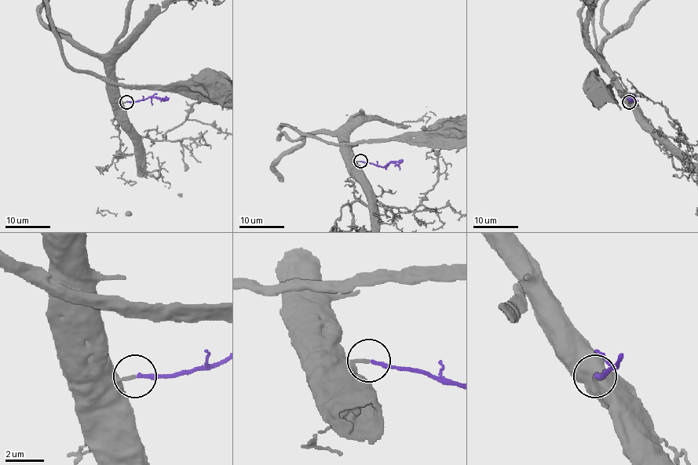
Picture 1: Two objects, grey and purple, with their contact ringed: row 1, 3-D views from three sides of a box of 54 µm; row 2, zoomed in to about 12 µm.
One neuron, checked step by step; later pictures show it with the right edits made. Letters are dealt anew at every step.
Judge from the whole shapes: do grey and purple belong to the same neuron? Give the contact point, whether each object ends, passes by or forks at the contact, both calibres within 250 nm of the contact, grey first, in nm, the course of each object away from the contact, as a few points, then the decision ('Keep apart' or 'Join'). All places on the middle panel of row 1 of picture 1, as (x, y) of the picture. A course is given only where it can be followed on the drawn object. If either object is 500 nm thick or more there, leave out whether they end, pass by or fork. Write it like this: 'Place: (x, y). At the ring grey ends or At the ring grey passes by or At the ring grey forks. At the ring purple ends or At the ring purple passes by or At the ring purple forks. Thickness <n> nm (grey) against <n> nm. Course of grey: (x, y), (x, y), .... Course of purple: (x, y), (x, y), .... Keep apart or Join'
Place: (360, 161). At the ring grey ends. At the ring purple ends. Thickness 170 nm (grey) against 190 nm. Course of grey: (360, 161), (352, 158), (350, 146), (363, 141), (395, 139), (405, 135), (457, 133). Course of purple: (360, 161), (381, 166), (395, 162), (400, 169). Join

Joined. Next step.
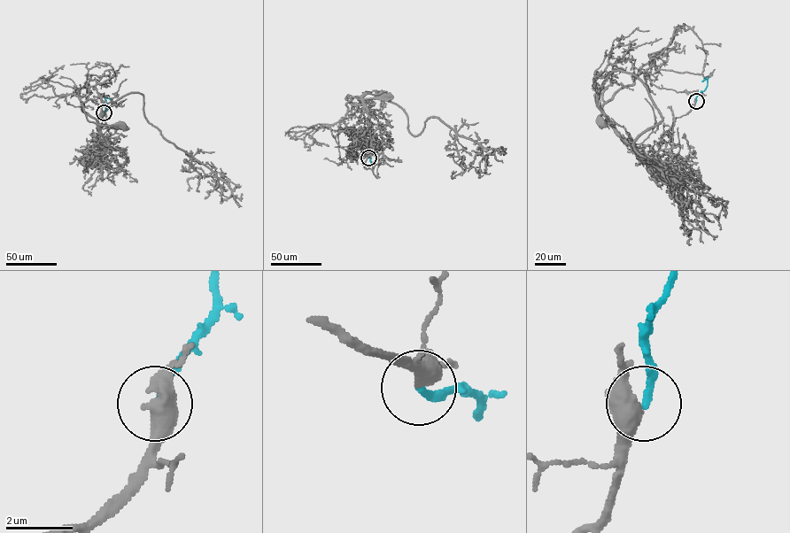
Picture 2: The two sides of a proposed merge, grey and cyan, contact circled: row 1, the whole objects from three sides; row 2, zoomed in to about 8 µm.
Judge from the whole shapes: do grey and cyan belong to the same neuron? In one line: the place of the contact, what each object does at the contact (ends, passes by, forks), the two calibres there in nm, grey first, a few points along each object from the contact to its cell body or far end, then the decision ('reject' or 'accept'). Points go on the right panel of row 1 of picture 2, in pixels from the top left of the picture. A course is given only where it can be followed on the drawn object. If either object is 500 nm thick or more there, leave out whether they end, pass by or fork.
place (696, 101); calibres 550 and 220 nm; course grey (695, 101), (685, 114), (676, 119), (663, 135), (658, 151), (652, 156), (642, 155), (607, 119), (602, 121); course cyan (695, 101), (697, 95), (707, 85), (707, 80), (701, 81); accept

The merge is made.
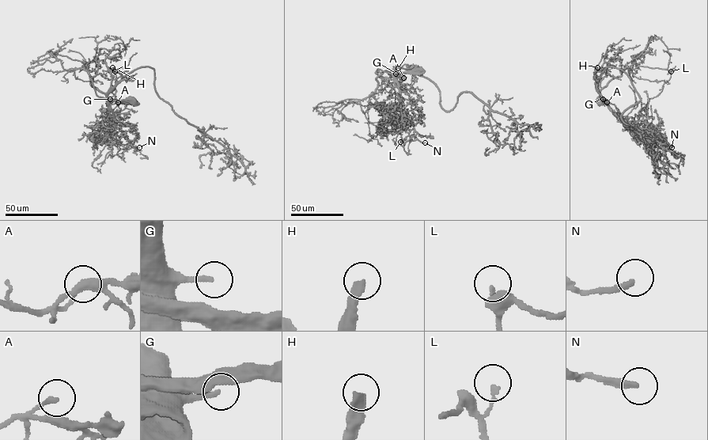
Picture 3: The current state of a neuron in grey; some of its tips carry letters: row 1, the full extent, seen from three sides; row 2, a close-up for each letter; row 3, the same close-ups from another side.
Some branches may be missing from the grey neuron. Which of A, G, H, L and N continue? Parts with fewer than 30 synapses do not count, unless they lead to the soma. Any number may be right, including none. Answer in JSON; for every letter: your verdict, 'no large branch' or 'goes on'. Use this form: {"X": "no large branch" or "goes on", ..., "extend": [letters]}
{"A": "no large branch", "G": "goes on", "H": "goes on", "L": "no large branch", "N": "goes on", "extend": ["G", "H", "N"]}

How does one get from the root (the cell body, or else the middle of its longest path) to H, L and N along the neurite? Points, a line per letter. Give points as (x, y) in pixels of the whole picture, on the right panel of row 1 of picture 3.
H: (600, 100), (603, 97), (596, 88), (597, 67)
L: (600, 100), (603, 100), (626, 123), (634, 124), (649, 100), (662, 91), (671, 71)
N: (600, 100), (603, 100), (641, 134), (672, 147)

